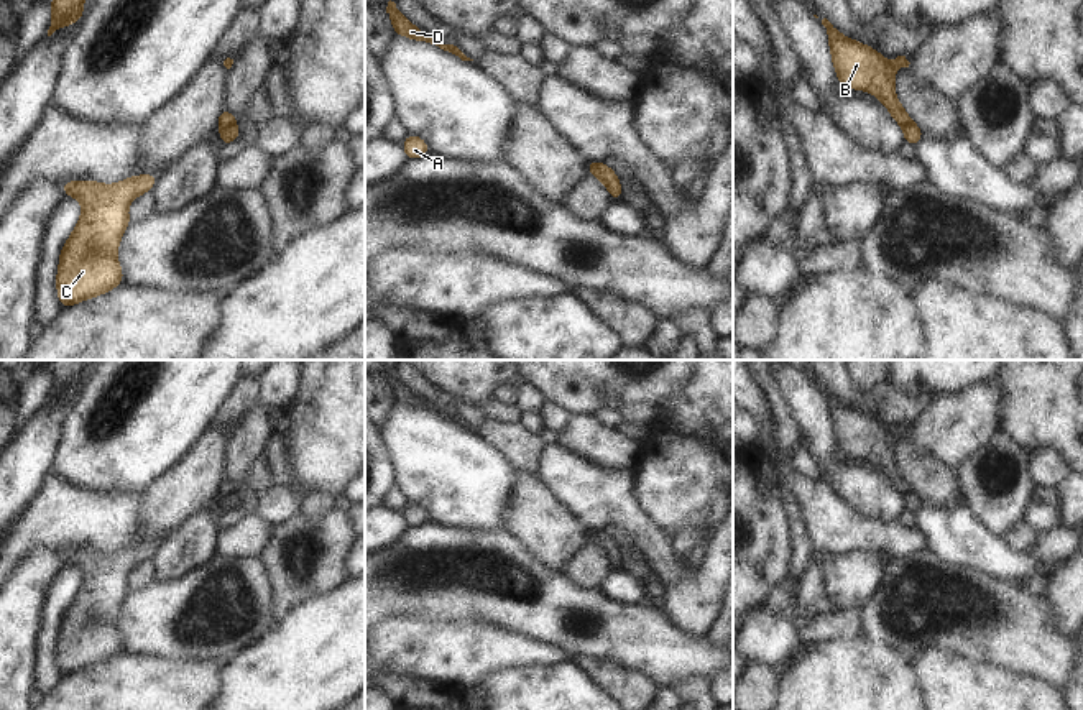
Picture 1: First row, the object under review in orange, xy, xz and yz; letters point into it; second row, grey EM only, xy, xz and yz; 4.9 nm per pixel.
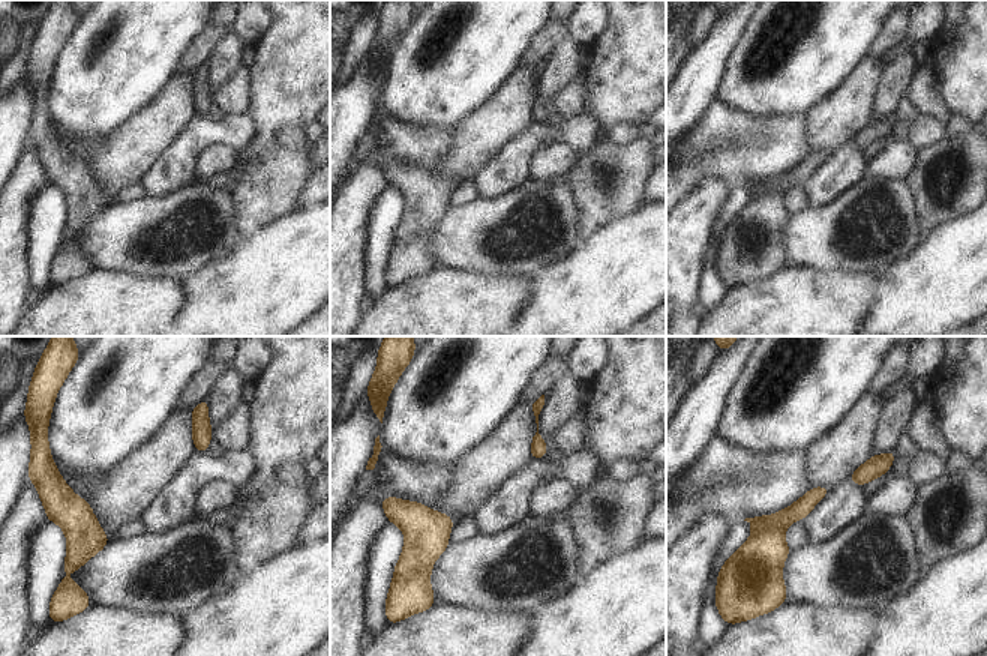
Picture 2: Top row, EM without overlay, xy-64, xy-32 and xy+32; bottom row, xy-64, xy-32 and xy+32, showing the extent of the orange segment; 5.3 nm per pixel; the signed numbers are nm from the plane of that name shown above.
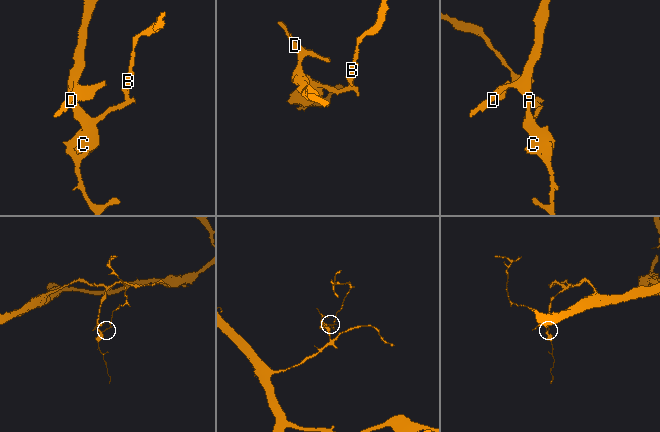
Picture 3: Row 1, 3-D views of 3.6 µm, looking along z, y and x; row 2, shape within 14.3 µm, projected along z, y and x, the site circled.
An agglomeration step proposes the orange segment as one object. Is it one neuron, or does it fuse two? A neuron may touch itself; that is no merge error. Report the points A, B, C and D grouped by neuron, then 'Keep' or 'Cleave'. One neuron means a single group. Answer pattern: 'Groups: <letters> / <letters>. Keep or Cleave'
Groups: A C D / B. Cleave

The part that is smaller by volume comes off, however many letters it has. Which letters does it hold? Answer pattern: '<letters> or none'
B

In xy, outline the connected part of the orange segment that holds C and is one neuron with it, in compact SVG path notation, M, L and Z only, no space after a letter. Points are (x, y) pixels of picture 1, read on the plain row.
M133 544L112 554L95 549L59 552L66 564L82 572L81 588L64 610L56 644L58 667L64 675L122 652L117 618L130 593L127 575L136 564L150 560L158 546Z

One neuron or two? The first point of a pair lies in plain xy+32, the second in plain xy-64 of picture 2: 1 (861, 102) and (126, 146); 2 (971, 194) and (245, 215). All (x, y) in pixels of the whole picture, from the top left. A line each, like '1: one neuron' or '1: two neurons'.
1: one neuron
2: one neuron

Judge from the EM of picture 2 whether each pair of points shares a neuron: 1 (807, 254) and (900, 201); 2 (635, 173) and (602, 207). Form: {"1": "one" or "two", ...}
{"1": "one", "2": "one"}

